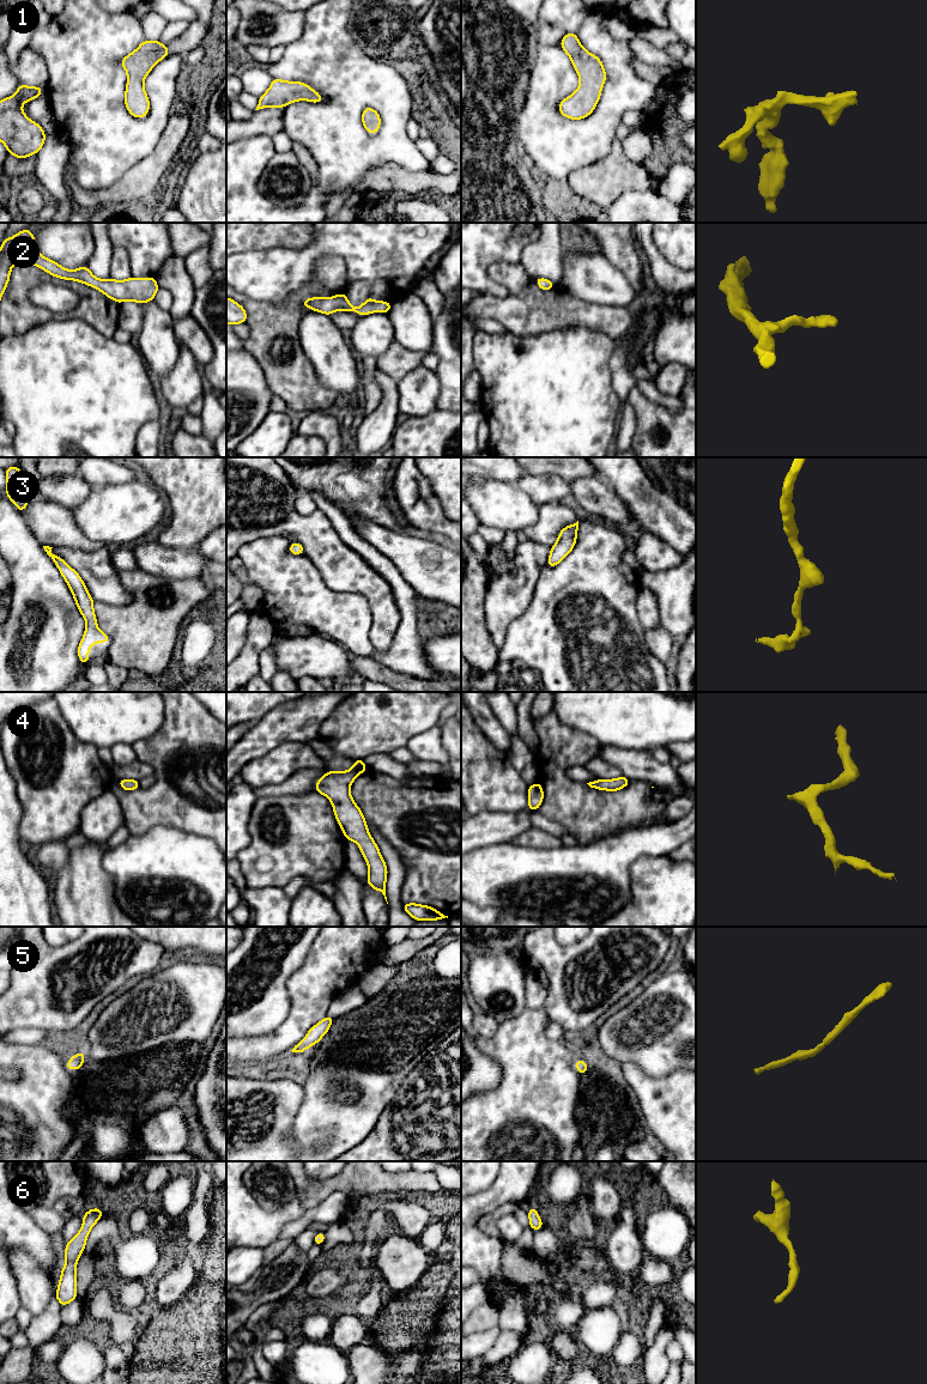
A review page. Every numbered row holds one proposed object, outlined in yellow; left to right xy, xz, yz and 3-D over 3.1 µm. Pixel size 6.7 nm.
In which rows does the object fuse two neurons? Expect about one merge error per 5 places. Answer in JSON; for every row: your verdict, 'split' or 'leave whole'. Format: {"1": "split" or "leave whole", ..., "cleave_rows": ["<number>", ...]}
{"1": "leave whole", "2": "leave whole", "3": "leave whole", "4": "leave whole", "5": "leave whole", "6": "leave whole", "cleave_rows": []}

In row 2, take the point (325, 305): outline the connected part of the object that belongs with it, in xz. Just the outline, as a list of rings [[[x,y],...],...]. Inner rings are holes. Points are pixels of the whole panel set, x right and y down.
[[[344,292],[334,296],[334,297],[311,297],[305,301],[302,301],[301,304],[305,308],[309,308],[314,311],[319,311],[325,315],[331,315],[335,310],[343,310],[343,311],[356,311],[358,315],[370,315],[375,311],[382,311],[384,314],[388,314],[392,308],[392,302],[383,302],[383,301],[374,301],[370,296],[366,298],[366,301],[358,308],[355,308],[349,302],[346,295]]]

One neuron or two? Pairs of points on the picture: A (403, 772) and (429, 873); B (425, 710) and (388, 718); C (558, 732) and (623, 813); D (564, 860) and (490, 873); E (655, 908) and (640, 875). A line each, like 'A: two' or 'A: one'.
A: two
B: one
C: one
D: one
E: one

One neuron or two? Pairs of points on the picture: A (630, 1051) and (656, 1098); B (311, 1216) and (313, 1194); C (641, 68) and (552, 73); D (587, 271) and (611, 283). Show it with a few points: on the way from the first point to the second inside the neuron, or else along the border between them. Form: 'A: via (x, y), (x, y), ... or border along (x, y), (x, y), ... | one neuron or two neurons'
A: border along (620, 1063), (635, 1063), (655, 1078), (666, 1074) | two neurons
B: border along (335, 1191), (332, 1191), (319, 1203), (306, 1209) | two neurons
C: border along (632, 59), (631, 67), (640, 76), (656, 85) | two neurons
D: via (593, 277), (599, 283), (605, 283) | one neuron

